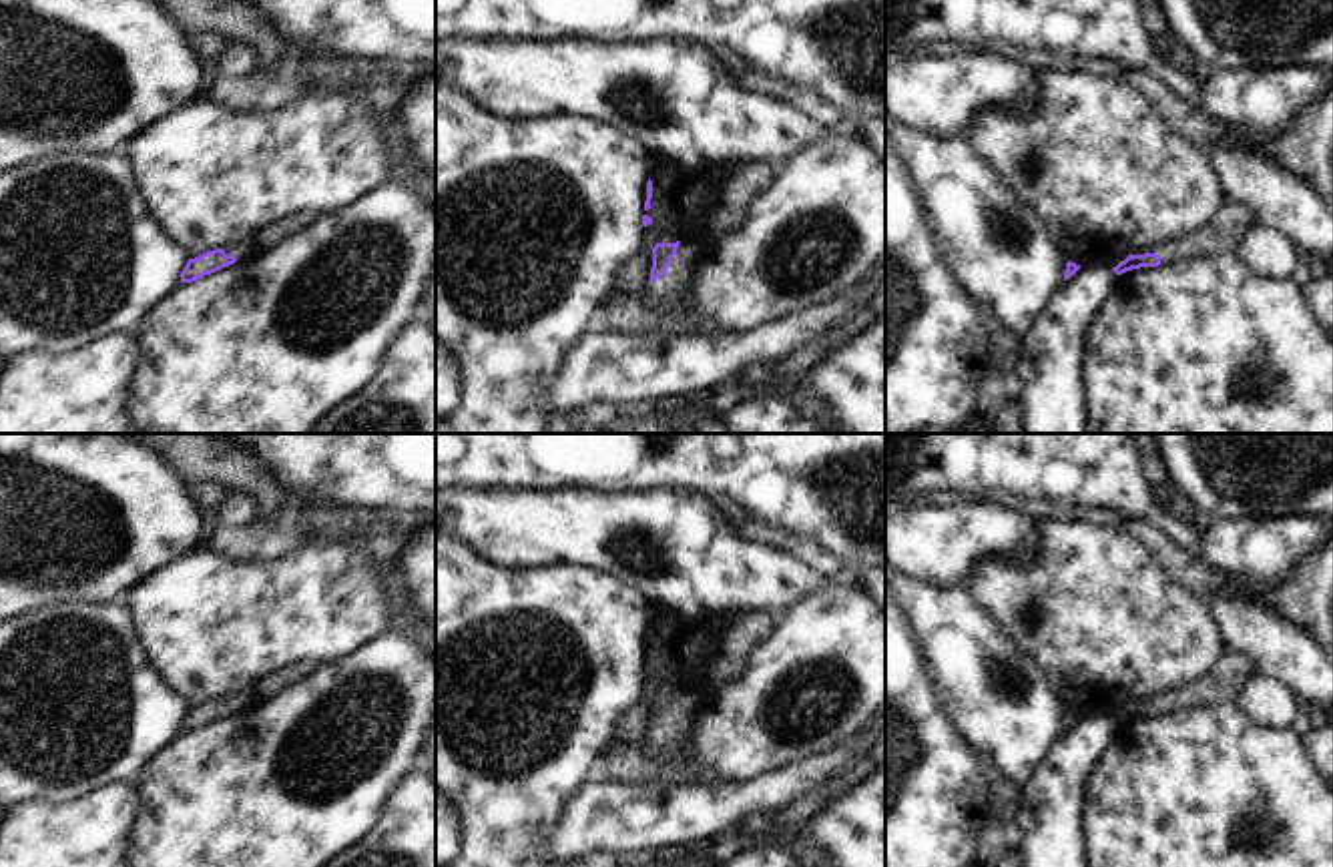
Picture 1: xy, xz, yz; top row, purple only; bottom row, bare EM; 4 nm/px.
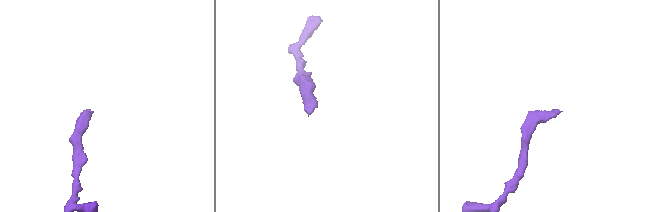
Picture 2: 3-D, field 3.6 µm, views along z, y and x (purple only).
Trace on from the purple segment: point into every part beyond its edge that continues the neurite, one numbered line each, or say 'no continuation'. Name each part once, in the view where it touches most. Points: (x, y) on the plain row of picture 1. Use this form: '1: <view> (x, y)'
1: xz (667, 745)

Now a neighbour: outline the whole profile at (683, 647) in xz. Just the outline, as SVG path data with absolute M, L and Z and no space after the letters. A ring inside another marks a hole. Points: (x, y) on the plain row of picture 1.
M652 602L652 648L644 660L652 672L644 676L642 696L624 712L610 745L636 745L646 739L656 692L695 692L703 684L723 630L741 614L745 612L721 610L687 616Z

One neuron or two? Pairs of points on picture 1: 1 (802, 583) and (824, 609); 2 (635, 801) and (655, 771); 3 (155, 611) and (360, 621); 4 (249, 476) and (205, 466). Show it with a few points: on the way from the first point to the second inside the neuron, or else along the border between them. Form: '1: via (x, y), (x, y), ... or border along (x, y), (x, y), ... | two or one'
1: border along (830, 581), (781, 613) | two
2: border along (609, 779), (681, 783) | two
3: via (205, 613), (310, 613) | one
4: via (239, 472), (215, 466) | one

